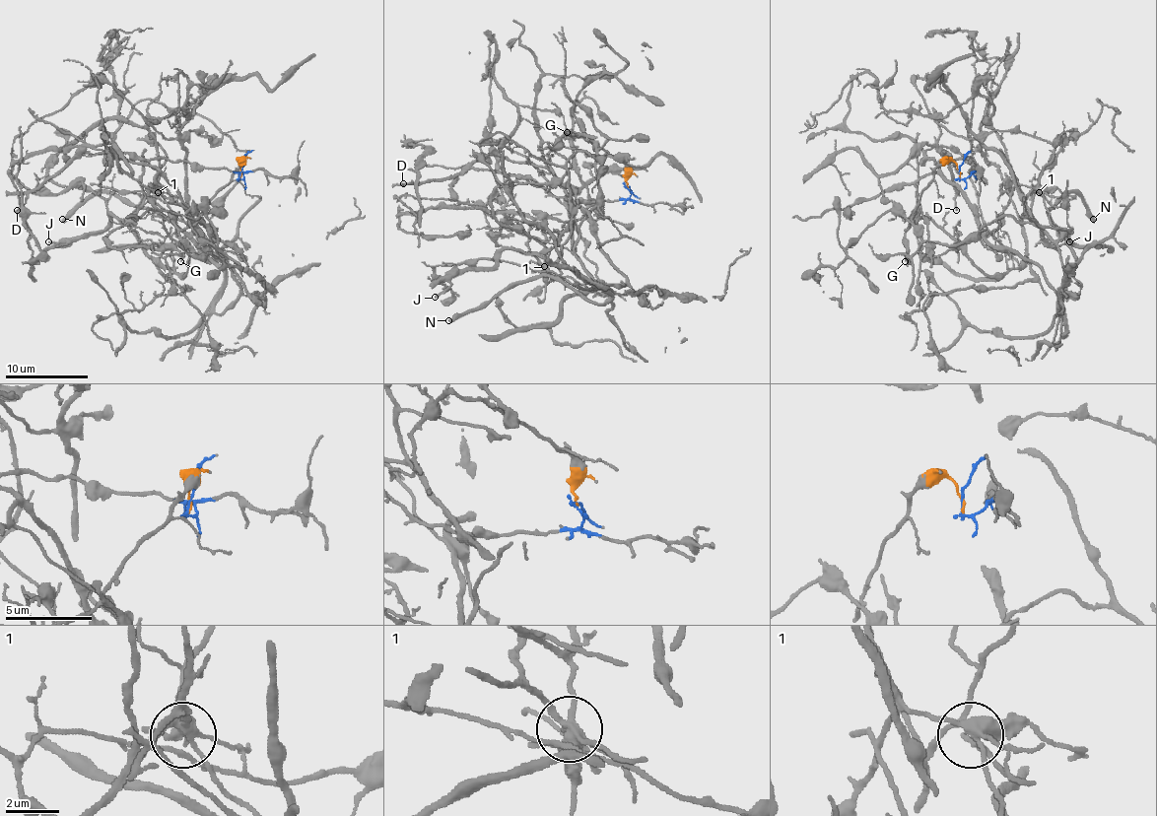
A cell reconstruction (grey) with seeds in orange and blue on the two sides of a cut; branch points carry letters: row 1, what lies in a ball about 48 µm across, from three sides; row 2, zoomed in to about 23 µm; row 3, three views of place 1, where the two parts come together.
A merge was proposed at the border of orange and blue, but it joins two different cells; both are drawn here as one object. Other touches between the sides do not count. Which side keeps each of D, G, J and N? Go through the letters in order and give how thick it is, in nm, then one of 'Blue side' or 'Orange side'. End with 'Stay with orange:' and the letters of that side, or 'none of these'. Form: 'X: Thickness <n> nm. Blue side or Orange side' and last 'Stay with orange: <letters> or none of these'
D: Thickness 160 nm. Blue side
G: Thickness 130 nm. Orange side
J: Thickness 170 nm. Orange side
N: Thickness 440 nm. Orange side
Stay with orange: G, J, N

